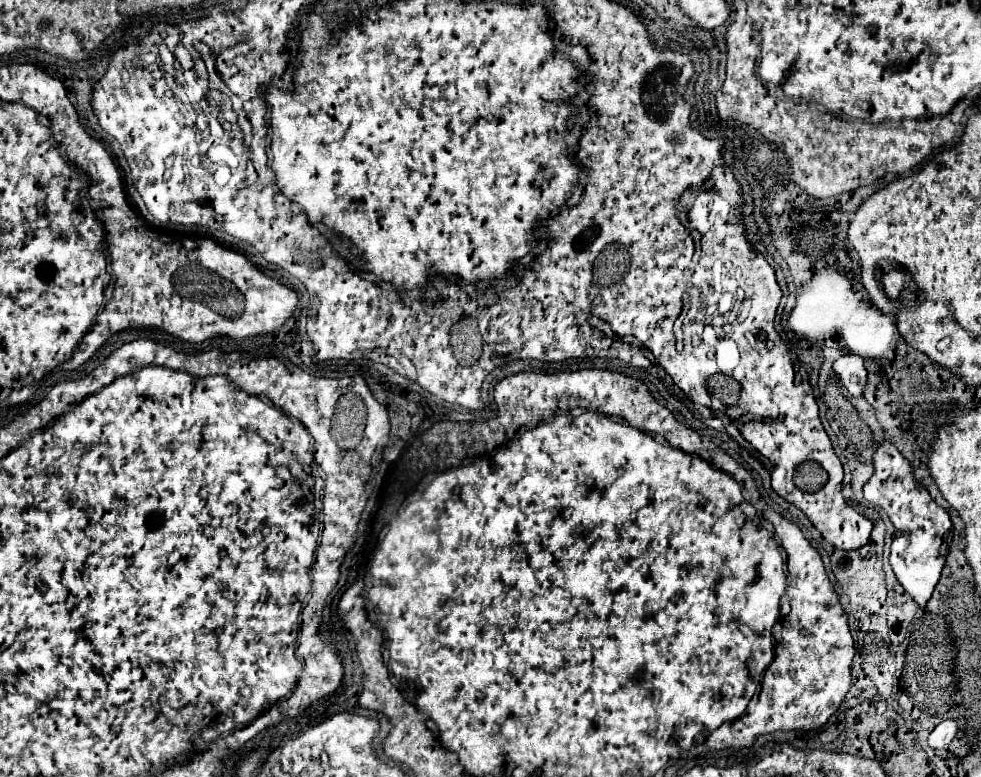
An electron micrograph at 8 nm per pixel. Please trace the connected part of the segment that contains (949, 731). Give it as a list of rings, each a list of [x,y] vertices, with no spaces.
[[[945,720],[935,726],[935,730],[929,734],[929,746],[931,748],[947,748],[951,740],[957,734],[957,722],[955,720]]]

